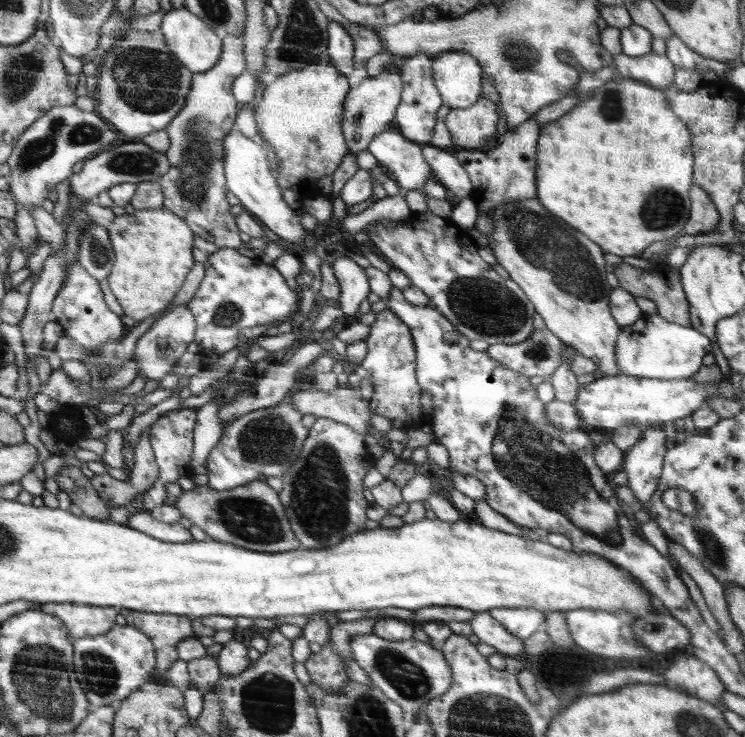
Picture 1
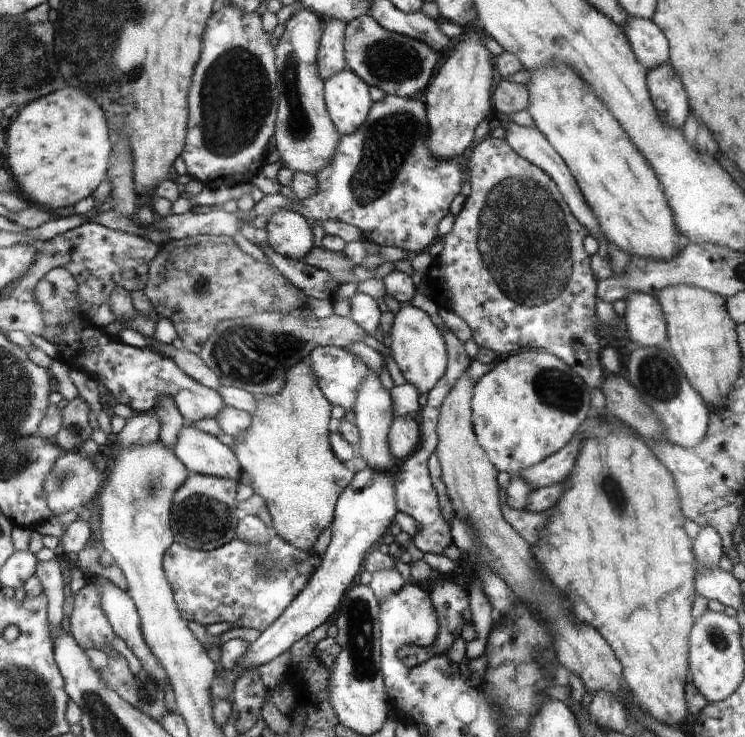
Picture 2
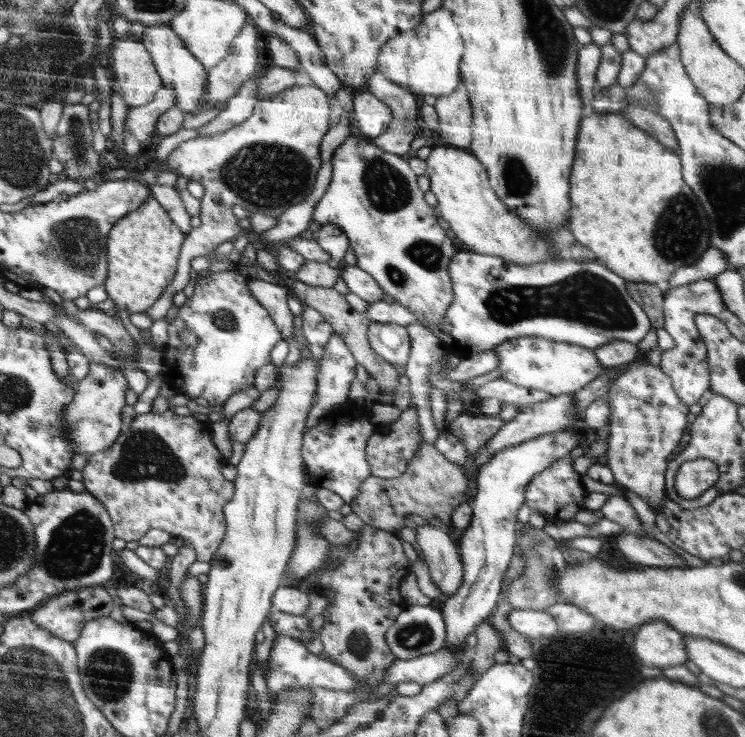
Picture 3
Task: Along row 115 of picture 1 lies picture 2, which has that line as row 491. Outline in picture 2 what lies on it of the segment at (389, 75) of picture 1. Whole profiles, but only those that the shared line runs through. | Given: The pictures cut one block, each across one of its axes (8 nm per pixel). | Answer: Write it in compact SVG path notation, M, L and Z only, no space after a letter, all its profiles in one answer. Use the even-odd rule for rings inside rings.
M368 467L357 472L352 484L338 498L336 516L330 526L332 528L330 544L321 556L320 568L313 574L312 580L301 590L296 600L289 605L289 609L269 629L264 630L256 642L249 644L247 654L244 654L238 665L230 673L224 671L218 681L215 681L213 689L215 700L229 700L234 684L244 669L260 668L287 652L294 642L326 623L338 610L344 593L357 581L358 575L362 572L365 558L382 541L394 523L393 518L399 511L395 505L394 483L392 474L380 474Z

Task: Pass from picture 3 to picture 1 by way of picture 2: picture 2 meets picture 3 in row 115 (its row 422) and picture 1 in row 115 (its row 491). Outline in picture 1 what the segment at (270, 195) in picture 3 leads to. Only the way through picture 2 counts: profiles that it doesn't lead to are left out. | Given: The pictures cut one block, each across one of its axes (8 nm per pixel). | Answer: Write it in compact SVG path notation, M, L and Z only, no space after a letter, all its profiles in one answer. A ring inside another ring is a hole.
M330 61L282 74L265 86L262 100L254 107L254 120L258 137L264 138L276 152L279 164L274 176L281 188L296 188L338 168L349 152L344 135L348 92L348 80Z

